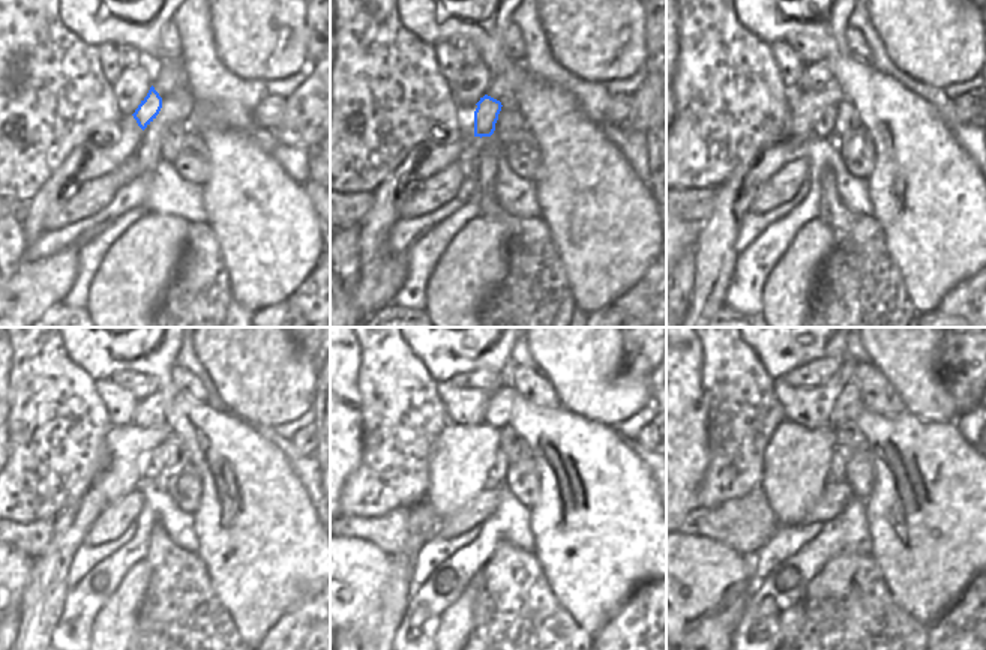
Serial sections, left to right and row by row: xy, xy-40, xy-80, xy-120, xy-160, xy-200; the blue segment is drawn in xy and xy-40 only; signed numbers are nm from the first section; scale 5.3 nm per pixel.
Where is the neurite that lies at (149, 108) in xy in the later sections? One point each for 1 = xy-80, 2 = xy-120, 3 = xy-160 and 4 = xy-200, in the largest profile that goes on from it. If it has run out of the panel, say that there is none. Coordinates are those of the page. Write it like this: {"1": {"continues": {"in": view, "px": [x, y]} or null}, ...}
{"1": {"continues": {"in": "xy-80", "px": [824, 123]}}, "2": {"continues": {"in": "xy-120", "px": [152, 464]}}, "3": {"continues": {"in": "xy-160", "px": [502, 466]}}, "4": {"continues": {"in": "xy-200", "px": [839, 461]}}}

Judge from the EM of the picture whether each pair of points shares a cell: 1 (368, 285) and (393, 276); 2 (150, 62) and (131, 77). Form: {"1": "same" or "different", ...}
{"1": "same", "2": "different"}

